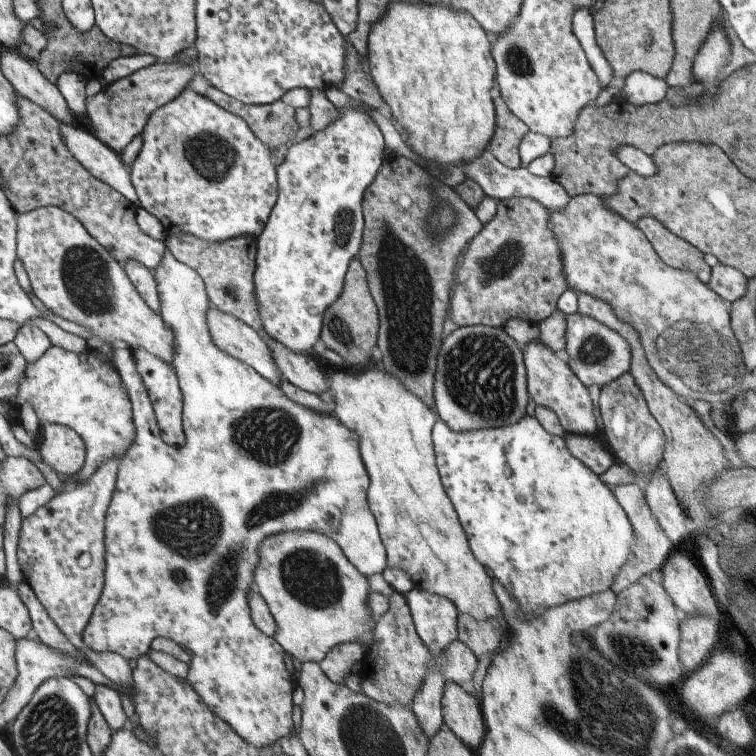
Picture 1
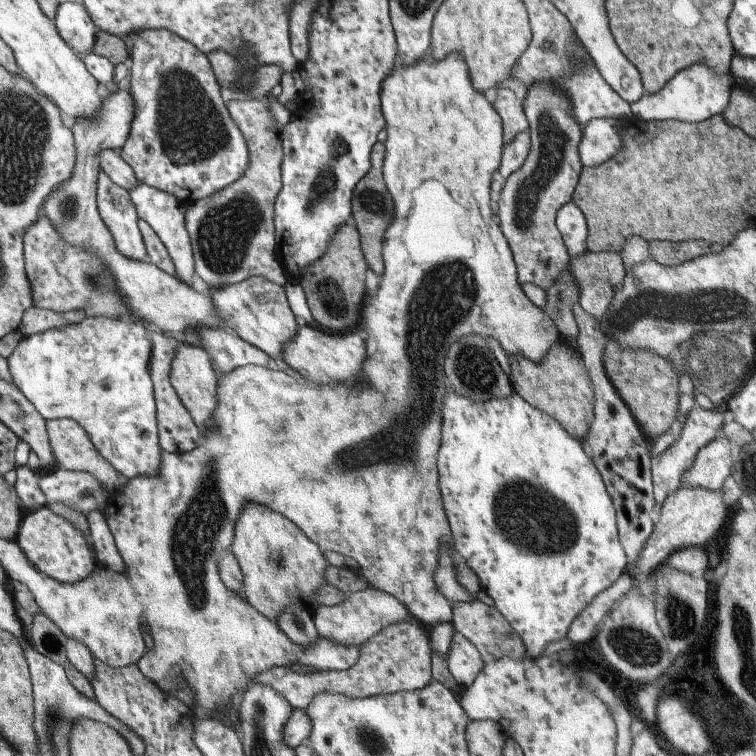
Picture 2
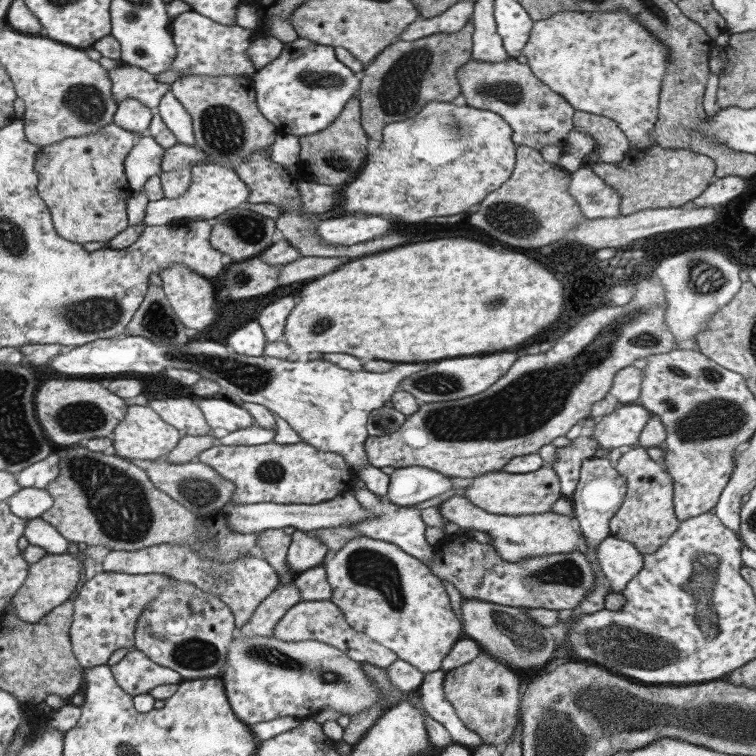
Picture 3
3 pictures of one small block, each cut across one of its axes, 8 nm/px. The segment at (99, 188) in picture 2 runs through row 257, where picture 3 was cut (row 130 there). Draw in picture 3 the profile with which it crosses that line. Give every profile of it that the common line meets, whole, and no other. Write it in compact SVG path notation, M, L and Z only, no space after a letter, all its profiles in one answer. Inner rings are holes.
M126 99L117 105L117 110L111 123L127 132L144 134L151 120L152 113L147 106L137 103L137 100Z

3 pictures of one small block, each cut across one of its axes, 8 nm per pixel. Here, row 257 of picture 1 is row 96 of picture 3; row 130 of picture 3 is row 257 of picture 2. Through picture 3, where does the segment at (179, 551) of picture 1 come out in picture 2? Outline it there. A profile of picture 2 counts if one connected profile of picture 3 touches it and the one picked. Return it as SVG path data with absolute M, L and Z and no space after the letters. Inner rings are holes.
M143 183L138 184L133 190L127 192L135 207L138 218L147 222L159 237L163 246L165 246L166 252L168 252L171 262L174 264L177 276L181 278L182 282L190 284L190 276L194 272L194 262L192 259L190 240L184 227L184 212L187 203L178 201L176 196L173 196L167 191L162 191Z

